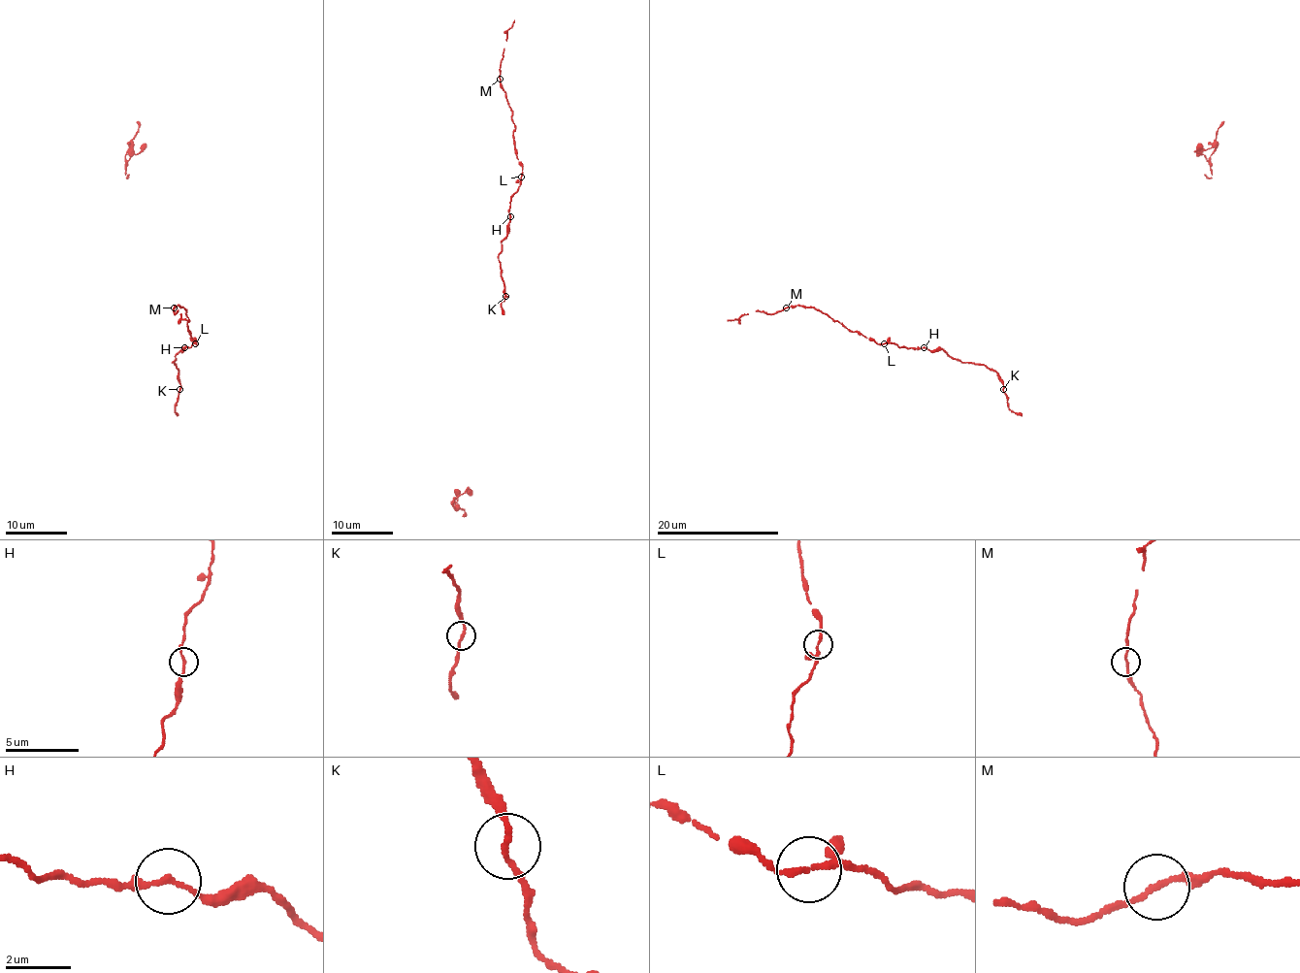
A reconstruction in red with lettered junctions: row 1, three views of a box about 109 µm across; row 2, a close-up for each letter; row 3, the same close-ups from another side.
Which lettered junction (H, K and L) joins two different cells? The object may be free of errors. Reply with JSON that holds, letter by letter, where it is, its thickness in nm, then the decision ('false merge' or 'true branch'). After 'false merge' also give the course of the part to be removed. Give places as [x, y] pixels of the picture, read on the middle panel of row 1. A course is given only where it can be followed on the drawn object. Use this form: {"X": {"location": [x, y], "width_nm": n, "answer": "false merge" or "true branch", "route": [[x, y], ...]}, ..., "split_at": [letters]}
{"H": {"location": [510, 216], "width_nm": 150, "answer": "true branch"}, "K": {"location": [505, 296], "width_nm": 160, "answer": "true branch"}, "L": {"location": [521, 177], "width_nm": 150, "answer": "true branch"}, "split_at": []}

